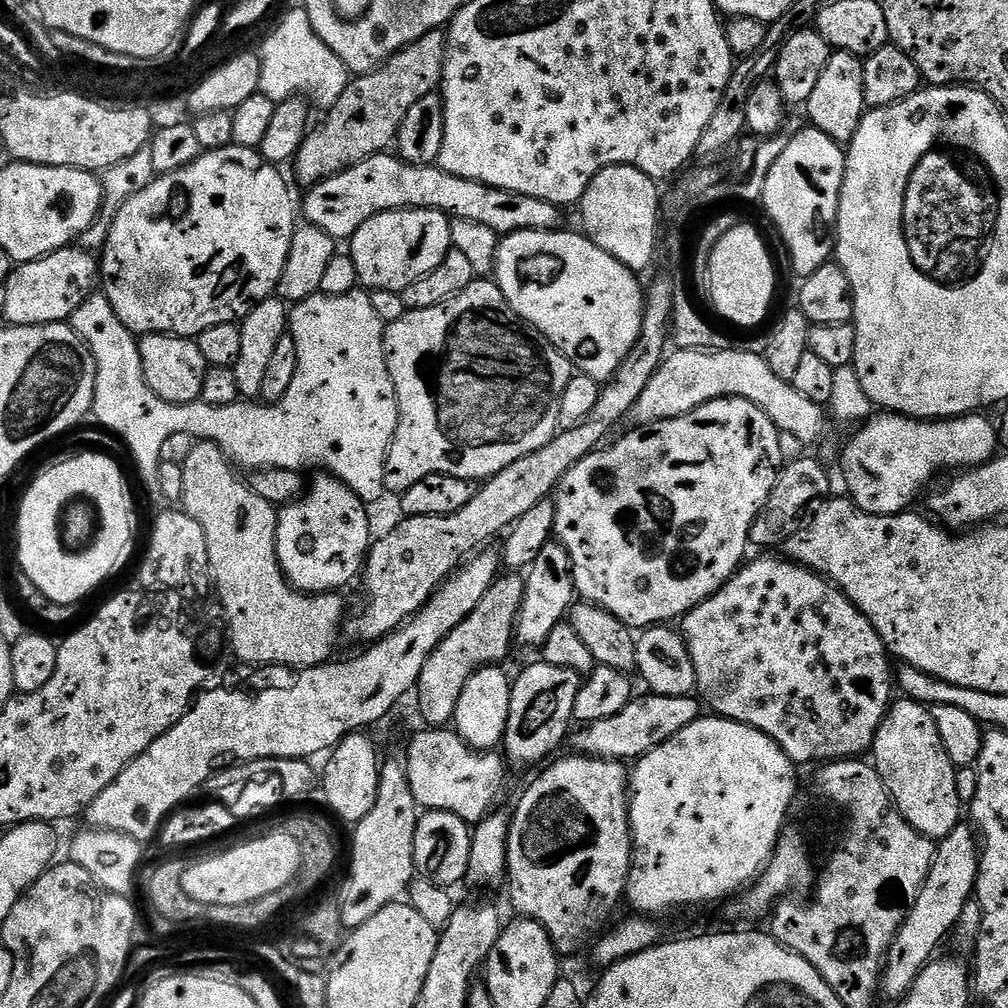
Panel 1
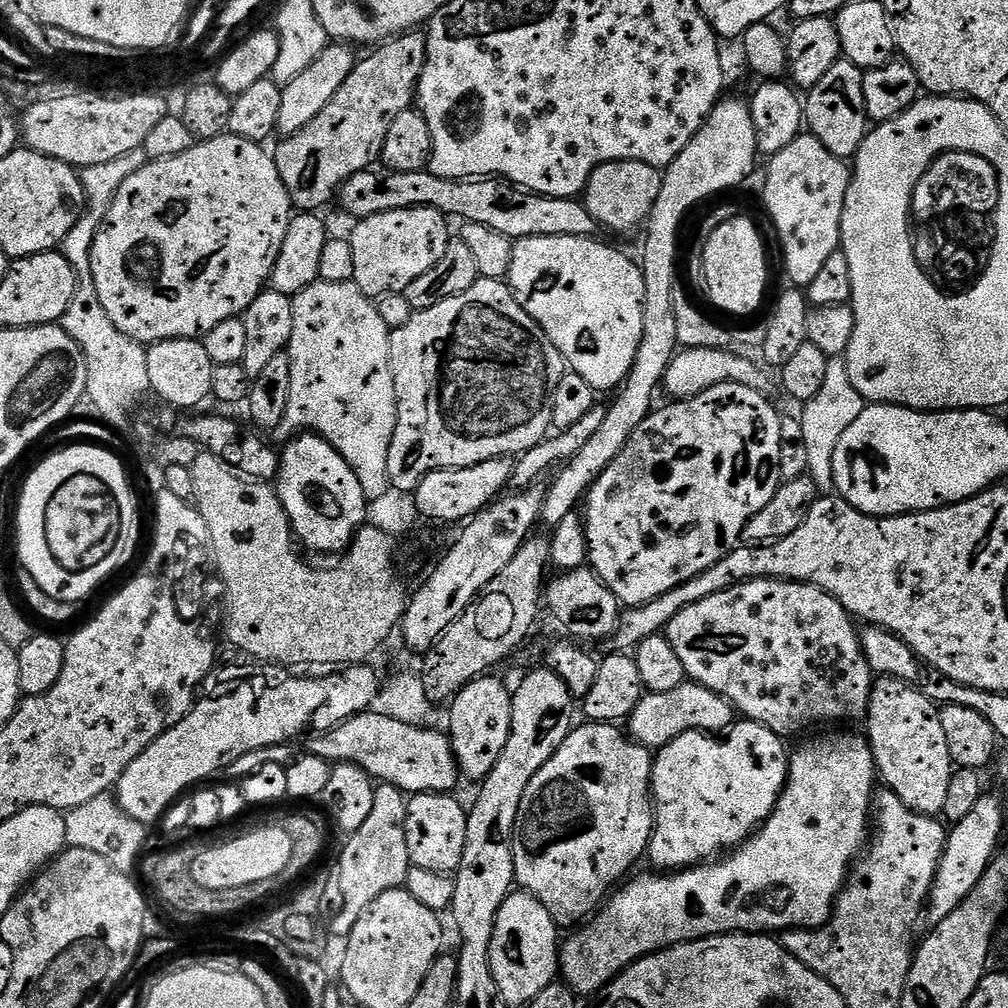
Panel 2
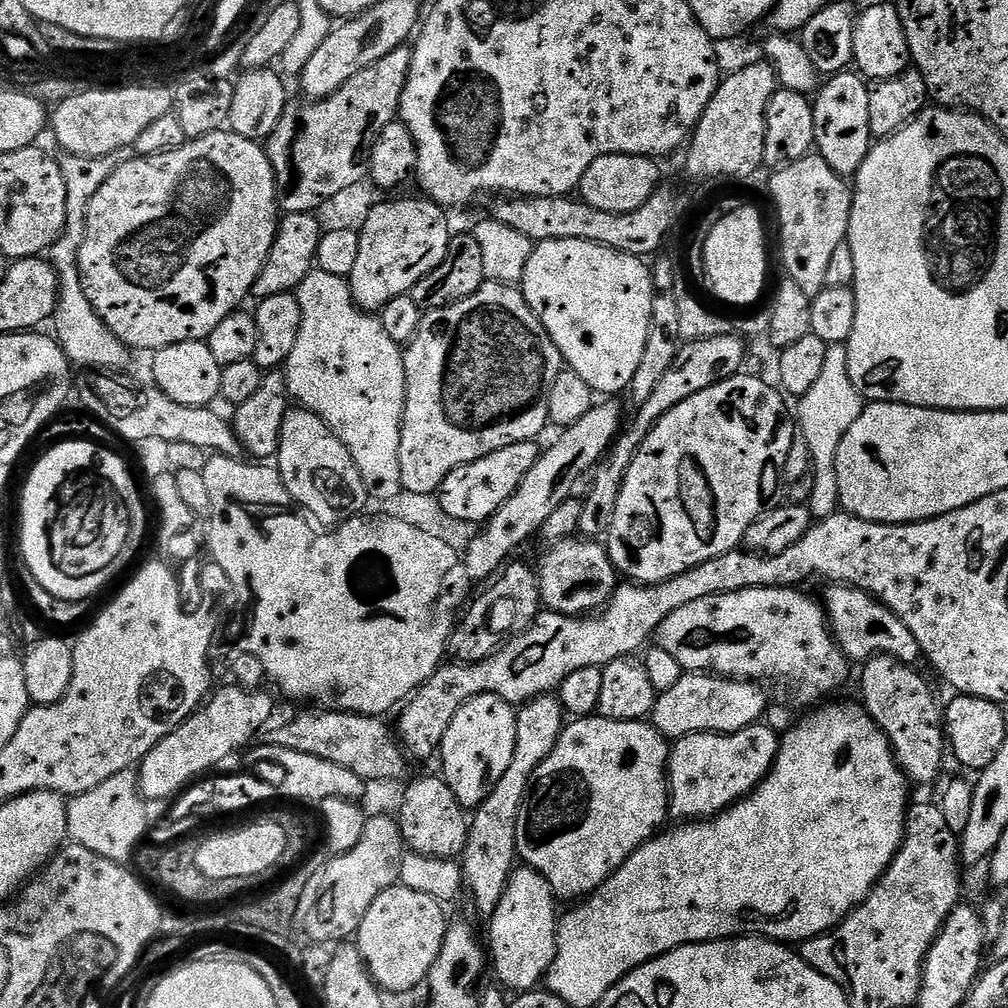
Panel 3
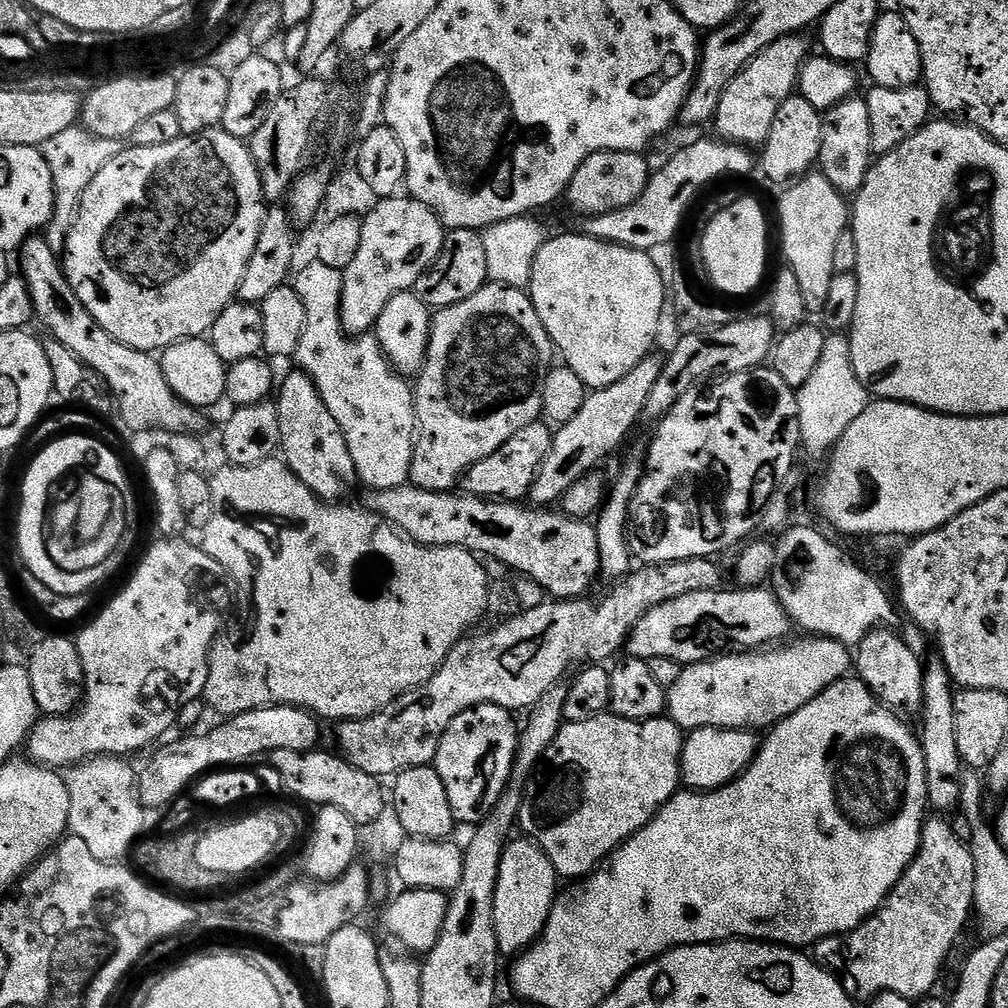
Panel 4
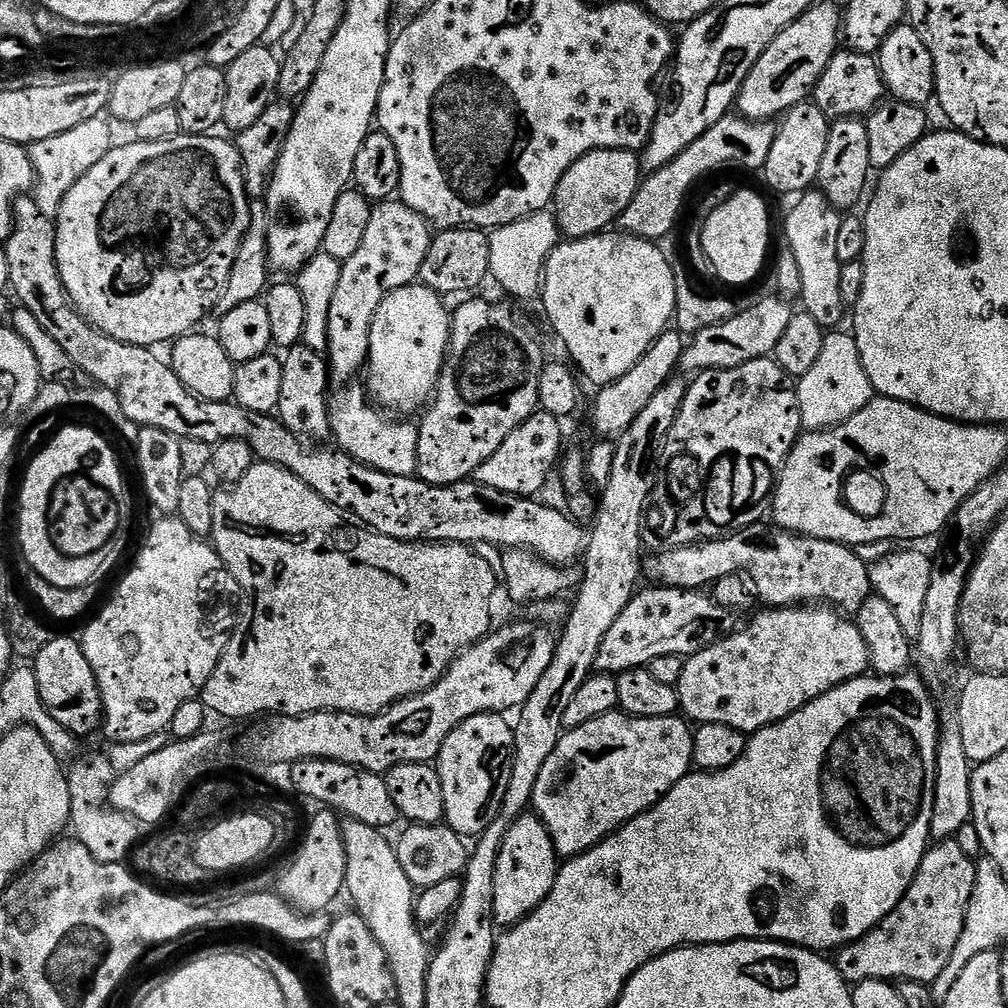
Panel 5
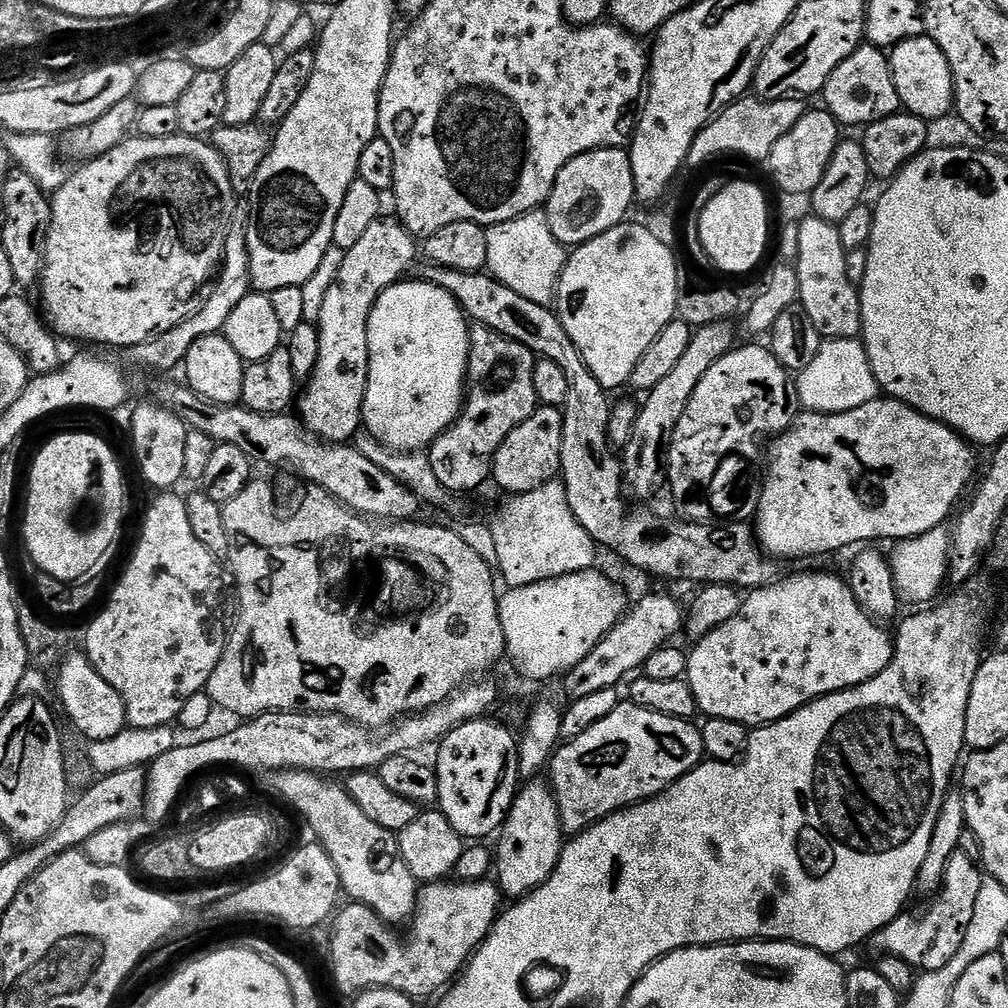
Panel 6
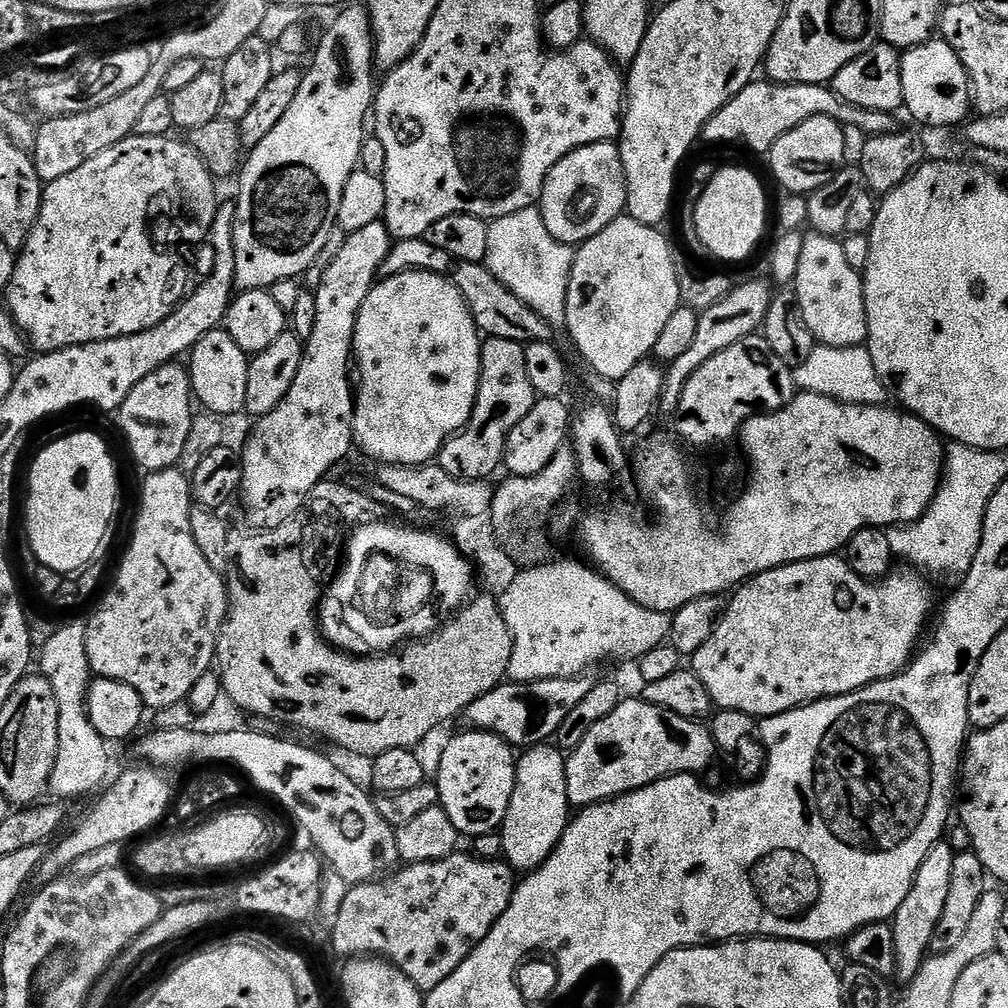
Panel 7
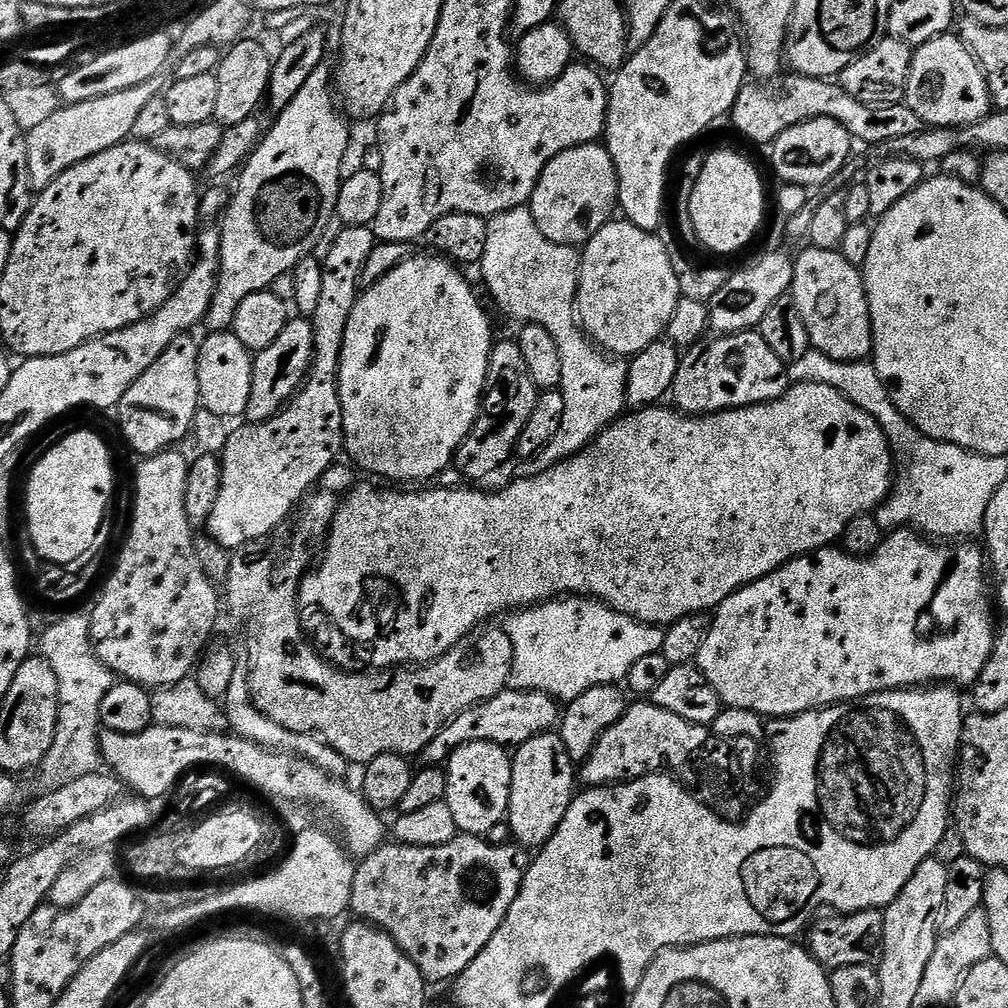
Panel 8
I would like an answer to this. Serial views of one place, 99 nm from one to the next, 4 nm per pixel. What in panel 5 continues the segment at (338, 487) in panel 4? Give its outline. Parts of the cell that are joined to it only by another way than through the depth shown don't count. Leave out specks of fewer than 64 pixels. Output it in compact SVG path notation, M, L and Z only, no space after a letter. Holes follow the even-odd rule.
M303 342L287 349L282 356L282 398L278 409L278 418L296 436L303 436L309 442L324 442L332 436L332 414L330 411L330 377L328 374L328 361L321 353L316 352Z

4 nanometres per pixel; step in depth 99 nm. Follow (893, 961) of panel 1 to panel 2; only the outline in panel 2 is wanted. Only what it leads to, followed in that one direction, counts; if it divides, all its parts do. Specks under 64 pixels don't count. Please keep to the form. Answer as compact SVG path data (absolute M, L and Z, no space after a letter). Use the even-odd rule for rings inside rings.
M984 794L978 798L974 810L966 815L962 821L951 825L948 833L948 844L944 847L944 857L938 866L938 874L932 883L932 893L928 896L926 905L927 919L931 919L933 925L942 922L946 914L950 914L978 886L982 874L990 866L990 862L996 857L1001 847L1000 835L1004 832L1004 804L996 796Z

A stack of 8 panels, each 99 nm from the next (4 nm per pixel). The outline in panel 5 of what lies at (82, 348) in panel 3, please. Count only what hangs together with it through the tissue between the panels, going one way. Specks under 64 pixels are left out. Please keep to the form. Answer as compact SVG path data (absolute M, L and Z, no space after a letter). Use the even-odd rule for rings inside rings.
M103 115L86 118L82 126L74 126L74 130L66 130L66 134L54 134L54 138L42 138L42 142L34 142L28 148L28 157L36 171L34 199L38 202L38 210L46 214L46 218L56 219L62 206L62 198L70 194L70 186L86 174L86 170L98 166L106 154L114 147L112 128L104 121Z

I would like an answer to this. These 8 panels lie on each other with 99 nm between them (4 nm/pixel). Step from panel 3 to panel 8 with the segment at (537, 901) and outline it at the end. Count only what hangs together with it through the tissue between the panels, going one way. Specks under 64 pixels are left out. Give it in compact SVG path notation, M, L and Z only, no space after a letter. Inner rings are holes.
M555 731L530 738L515 749L506 817L512 827L512 840L528 850L543 848L558 830L562 818L566 818L566 810L577 791L576 784L578 785L577 765L573 764L570 754L566 754L566 746Z

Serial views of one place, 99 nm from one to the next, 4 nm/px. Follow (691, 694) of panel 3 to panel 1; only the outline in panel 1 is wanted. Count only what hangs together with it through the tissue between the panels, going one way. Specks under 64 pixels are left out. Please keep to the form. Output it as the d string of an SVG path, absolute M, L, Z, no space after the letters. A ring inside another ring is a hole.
M644 694L644 697L634 698L626 706L626 710L618 710L614 718L602 718L602 722L585 724L570 736L577 753L586 756L598 756L601 760L618 760L632 762L645 756L654 746L674 738L678 730L690 726L690 722L700 719L702 704L695 695L690 696L658 696Z

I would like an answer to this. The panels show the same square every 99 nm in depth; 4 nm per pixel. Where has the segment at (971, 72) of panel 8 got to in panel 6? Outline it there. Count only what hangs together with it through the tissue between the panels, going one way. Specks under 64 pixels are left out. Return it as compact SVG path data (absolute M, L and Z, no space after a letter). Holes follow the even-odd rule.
M927 34L895 44L890 49L888 61L903 111L913 112L927 121L942 118L953 111L952 71L946 62L946 54L942 54L942 50Z

